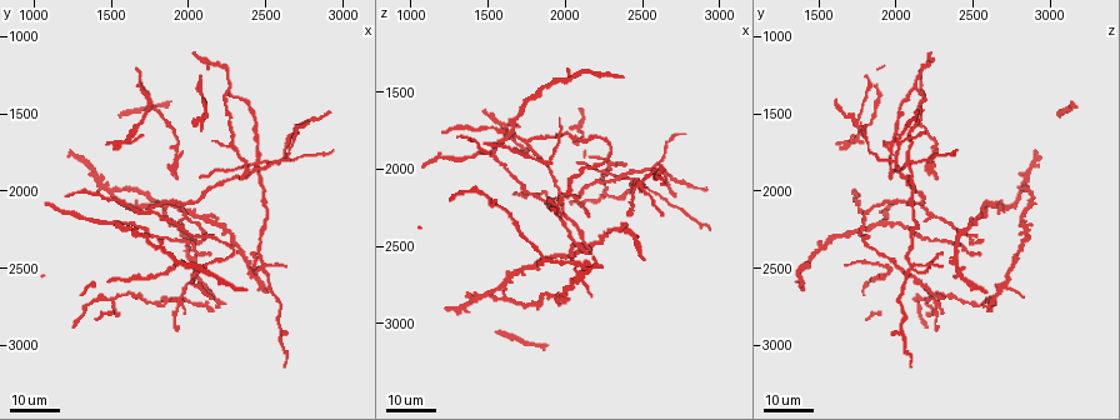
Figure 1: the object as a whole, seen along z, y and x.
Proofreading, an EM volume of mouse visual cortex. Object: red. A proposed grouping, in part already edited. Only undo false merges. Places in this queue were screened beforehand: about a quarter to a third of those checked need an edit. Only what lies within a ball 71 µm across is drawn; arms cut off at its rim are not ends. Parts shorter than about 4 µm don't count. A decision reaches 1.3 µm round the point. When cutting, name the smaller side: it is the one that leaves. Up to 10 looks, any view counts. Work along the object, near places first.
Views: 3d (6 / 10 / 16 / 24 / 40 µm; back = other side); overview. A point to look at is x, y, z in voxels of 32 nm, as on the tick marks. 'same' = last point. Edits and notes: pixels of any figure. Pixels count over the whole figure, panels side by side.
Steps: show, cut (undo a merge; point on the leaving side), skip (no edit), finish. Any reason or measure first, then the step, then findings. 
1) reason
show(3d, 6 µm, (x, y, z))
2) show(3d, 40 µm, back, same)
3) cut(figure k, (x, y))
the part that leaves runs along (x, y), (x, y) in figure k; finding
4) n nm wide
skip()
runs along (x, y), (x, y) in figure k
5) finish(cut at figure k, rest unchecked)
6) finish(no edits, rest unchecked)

two arms in line, one across
show(3d, 16 µm, (2580, 1820, 1980))

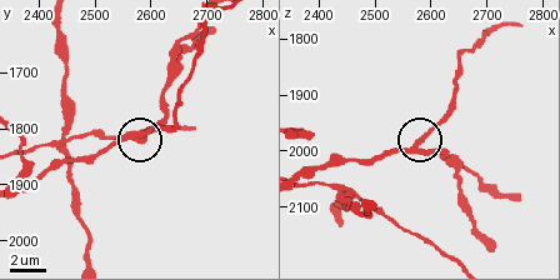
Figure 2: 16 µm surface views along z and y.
show(3d, 10 µm, (2575, 1810, 1990))

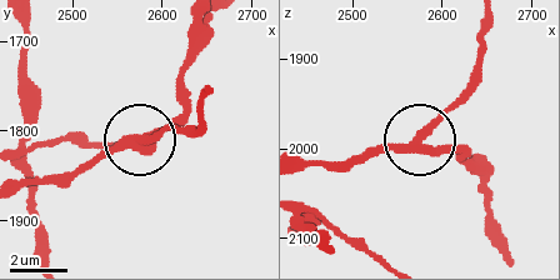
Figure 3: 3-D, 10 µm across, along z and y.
3 arms
skip()
runs along (20, 189), (70, 181), (114, 153), (190, 126) in figure 3; one cell here

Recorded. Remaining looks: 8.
show(3d, 16 µm, (1900, 2500, 1960))

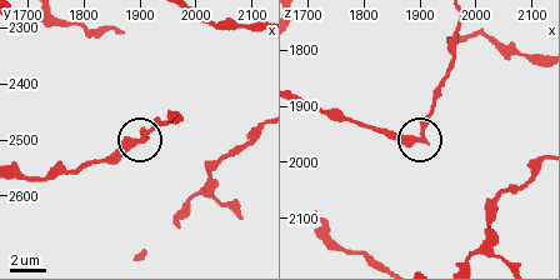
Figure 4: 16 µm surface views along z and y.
closer look
show(3d, 10 µm, (1895, 2495, 1950))

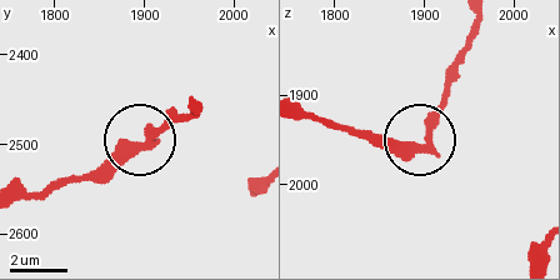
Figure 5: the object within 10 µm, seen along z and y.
400 nm wide
skip()
all the same cell

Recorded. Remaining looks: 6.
two arms in line, one across
show(3d, 24 µm, (2100, 2280, 2480))

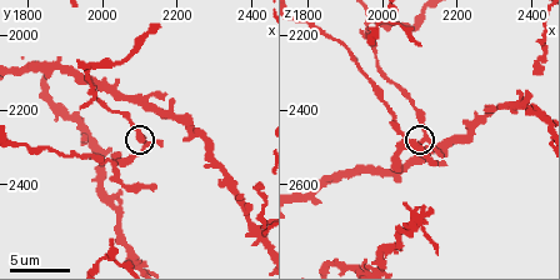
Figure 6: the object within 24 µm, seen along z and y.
closer look
show(3d, 6 µm, (2110, 2290, 2480))

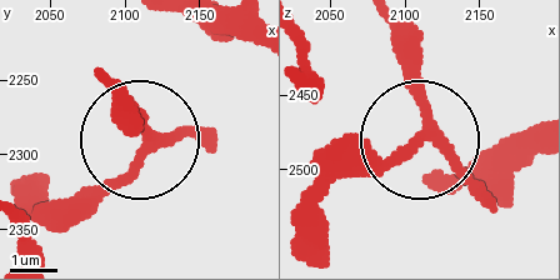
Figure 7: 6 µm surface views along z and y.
210 nm wide
skip()
runs along (193, 23), (193, 130), (158, 139), (78, 223) in figure 7; all the same cell

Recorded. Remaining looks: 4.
arms part here
show(3d, 16 µm, (2440, 1820, 2080))

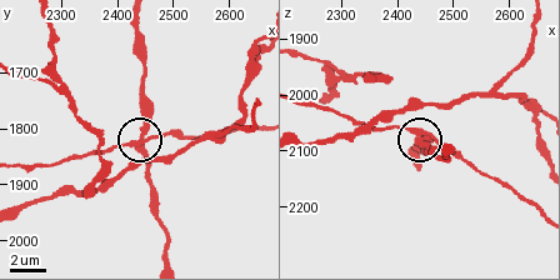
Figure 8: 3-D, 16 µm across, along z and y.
show(3d, 10 µm, (2460, 1815, 2075))

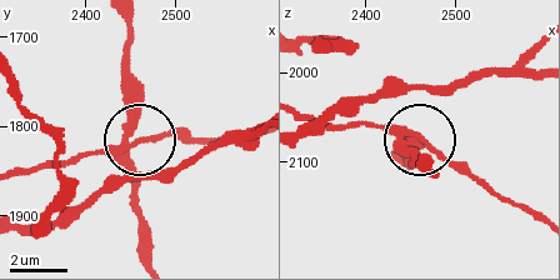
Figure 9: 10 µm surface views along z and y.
260 nm wide
cut(figure 9, (158, 135))
the part that leaves runs along (399, 135), (425, 140), (511, 201), (533, 209) in figure 9; two cells meet here

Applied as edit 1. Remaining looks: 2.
finish(cut at figure 9, rest unchecked)

